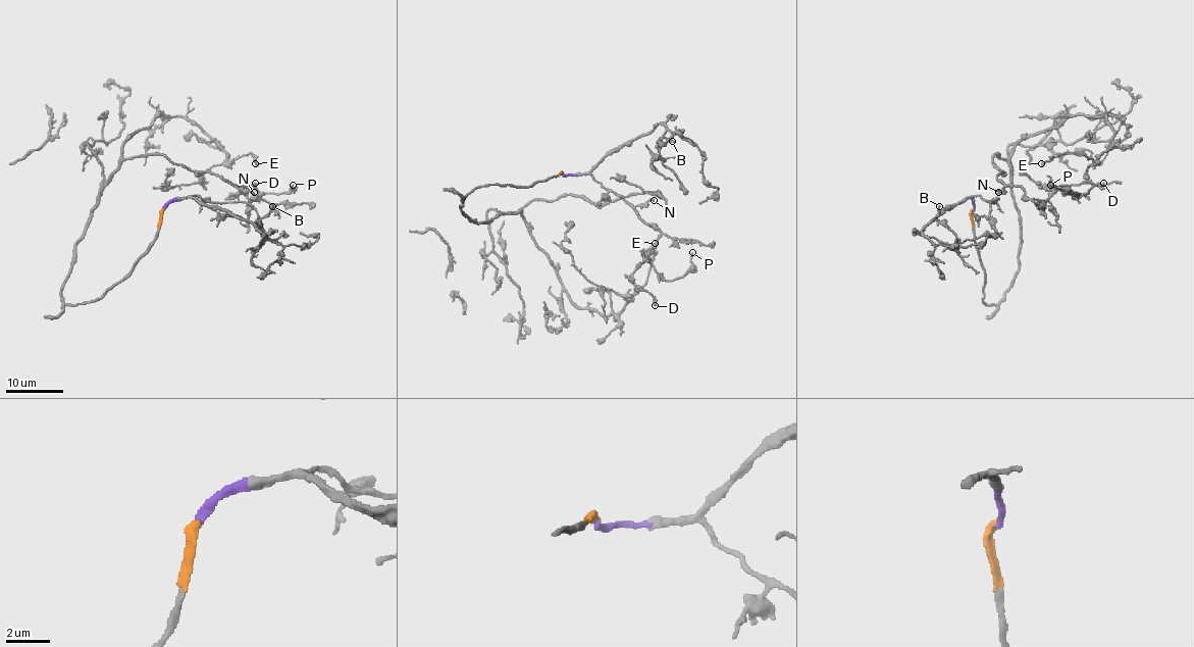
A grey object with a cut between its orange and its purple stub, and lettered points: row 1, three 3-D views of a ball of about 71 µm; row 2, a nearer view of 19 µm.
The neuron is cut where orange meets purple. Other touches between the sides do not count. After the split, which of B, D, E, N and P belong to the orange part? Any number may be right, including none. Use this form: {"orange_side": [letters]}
{"orange_side": ["D", "E", "N", "P"]}

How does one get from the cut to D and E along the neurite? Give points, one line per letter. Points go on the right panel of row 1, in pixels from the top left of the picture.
D: (972, 210), (987, 305), (1018, 269), (1021, 240), (1011, 166), (994, 155), (997, 179), (1029, 198), (1104, 183)
E: (972, 210), (987, 305), (1018, 269), (1010, 151), (1071, 116), (1102, 116), (1114, 132), (1097, 161), (1041, 164)

